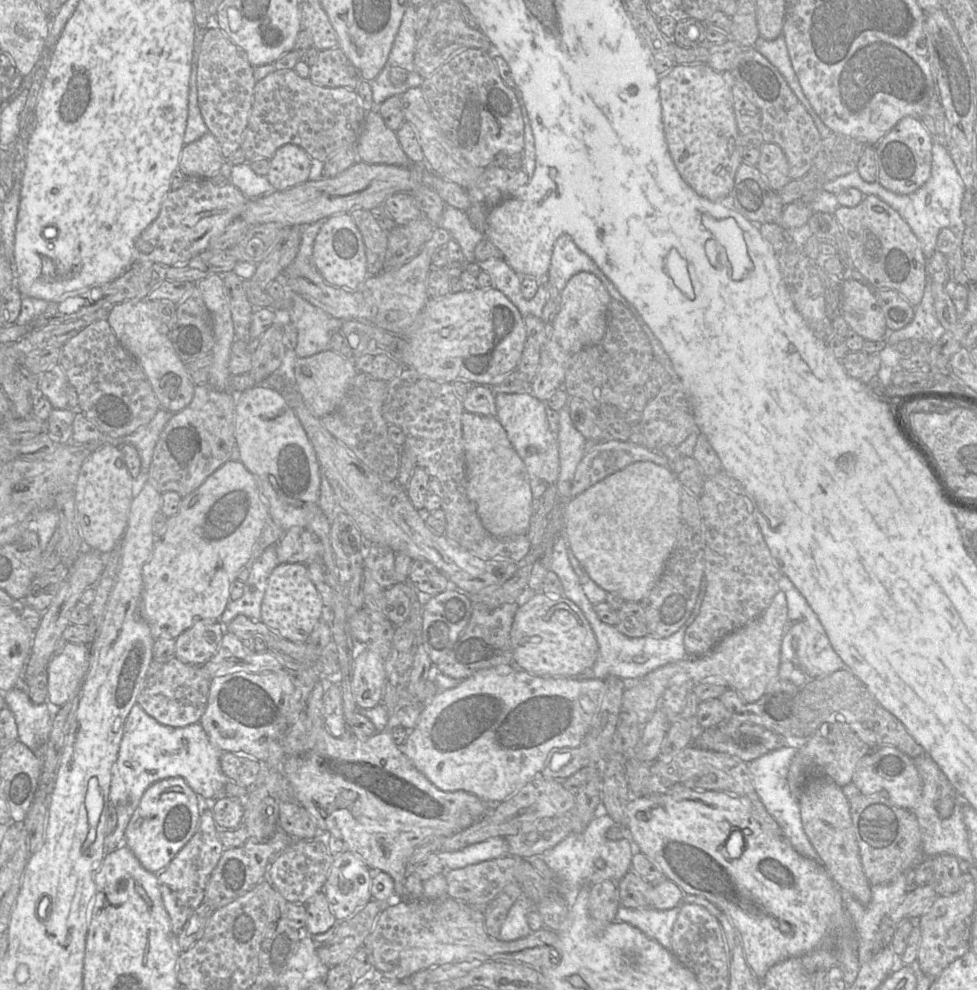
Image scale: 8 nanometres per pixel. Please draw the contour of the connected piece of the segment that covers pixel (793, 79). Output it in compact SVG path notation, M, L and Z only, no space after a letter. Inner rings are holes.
M781 34L774 40L766 40L760 36L753 47L765 56L783 75L798 100L802 103L810 116L814 118L814 123L822 139L830 136L833 132L821 121L803 93L789 57L784 35Z

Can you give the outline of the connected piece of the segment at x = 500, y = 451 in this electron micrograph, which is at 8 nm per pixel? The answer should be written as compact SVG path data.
M464 411L462 438L466 459L467 496L475 504L484 528L499 538L527 535L533 514L529 475L497 417Z

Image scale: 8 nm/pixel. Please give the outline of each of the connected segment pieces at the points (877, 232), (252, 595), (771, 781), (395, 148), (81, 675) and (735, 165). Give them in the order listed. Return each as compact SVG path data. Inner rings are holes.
M866 195L855 207L839 206L833 214L849 245L854 268L876 289L892 289L916 307L926 285L926 258L907 222L876 195Z
M274 544L267 547L251 567L243 595L237 600L229 600L219 620L224 626L238 615L244 615L252 621L261 620L261 605L268 579L278 564L276 544Z
M784 744L748 763L749 773L760 801L780 826L786 840L800 855L821 862L803 829L798 797L792 793L788 784L789 766L796 753L795 747Z
M377 109L367 112L355 151L358 160L367 164L421 165L410 161L396 133L386 126Z
M67 642L63 650L53 655L47 665L47 700L62 706L75 696L88 671L89 645Z
M676 64L660 77L659 97L664 134L670 156L683 180L699 195L711 201L725 201L734 186L742 161L729 72L720 73L708 64Z

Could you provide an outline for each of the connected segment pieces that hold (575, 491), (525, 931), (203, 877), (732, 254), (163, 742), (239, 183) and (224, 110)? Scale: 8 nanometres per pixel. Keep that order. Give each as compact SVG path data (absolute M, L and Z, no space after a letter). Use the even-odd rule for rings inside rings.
M615 439L600 441L585 453L577 465L570 491L571 497L579 495L600 480L638 461L651 461L670 469L668 460L657 451Z
M522 894L509 909L497 939L513 941L529 935L532 930L528 925L527 915L533 910L535 910L533 901Z
M205 809L200 814L197 830L191 839L168 866L156 874L163 905L170 919L172 932L176 936L181 933L189 917L204 901L207 882L223 854L224 847L219 840L218 830L213 810Z
M704 214L702 224L707 230L710 229L714 239L725 248L732 268L732 279L744 279L753 269L753 263L748 256L743 232L736 221L733 218L718 220Z
M135 703L130 710L113 766L109 804L117 814L115 829L105 837L105 850L114 851L124 844L125 830L142 795L153 783L171 777L182 777L197 795L216 799L223 795L229 780L220 768L222 752L210 741L199 722L184 727L163 725Z
M250 163L233 165L231 168L230 184L234 185L248 199L265 196L276 191L266 176L257 175Z
M211 25L204 31L197 58L198 104L208 131L217 139L225 160L241 148L253 105L256 84L253 68L244 52L220 28Z

